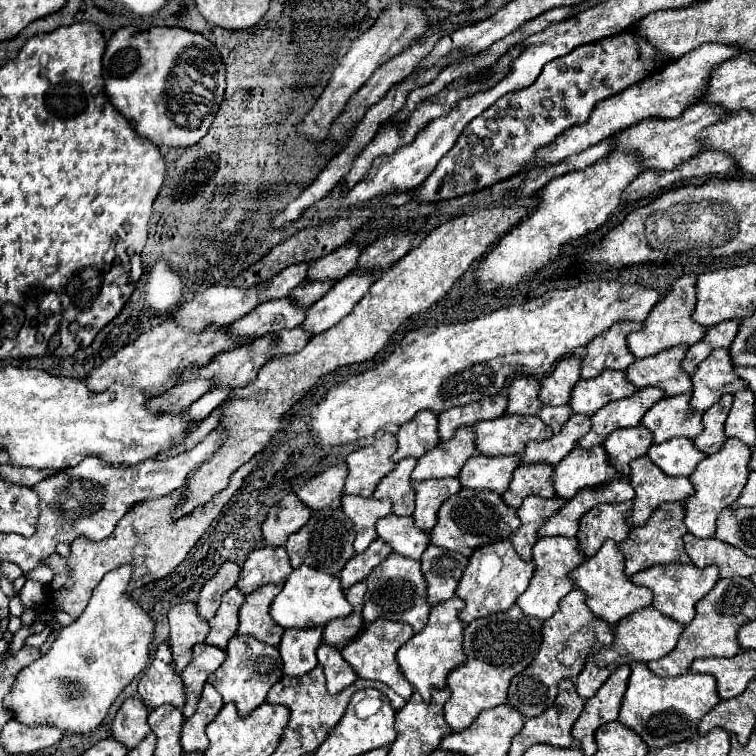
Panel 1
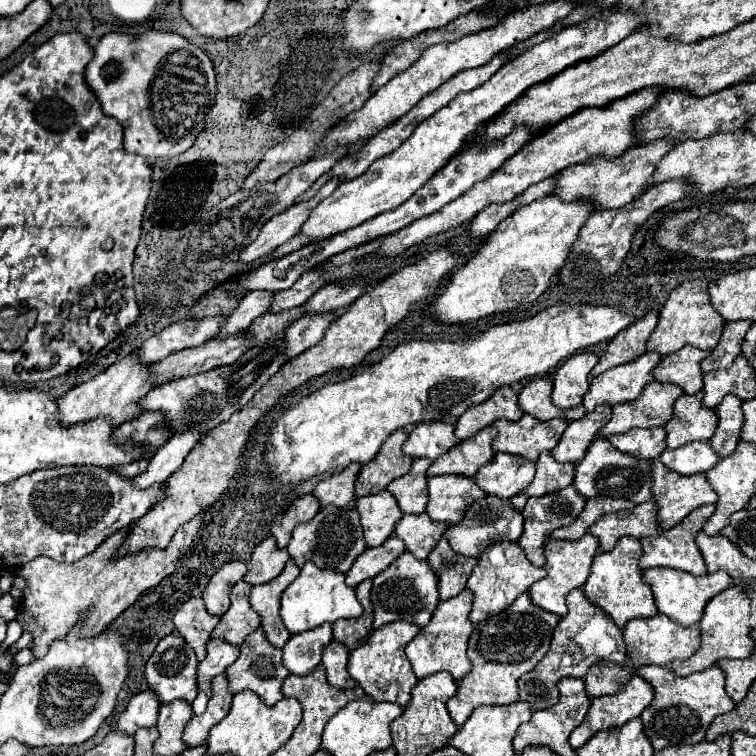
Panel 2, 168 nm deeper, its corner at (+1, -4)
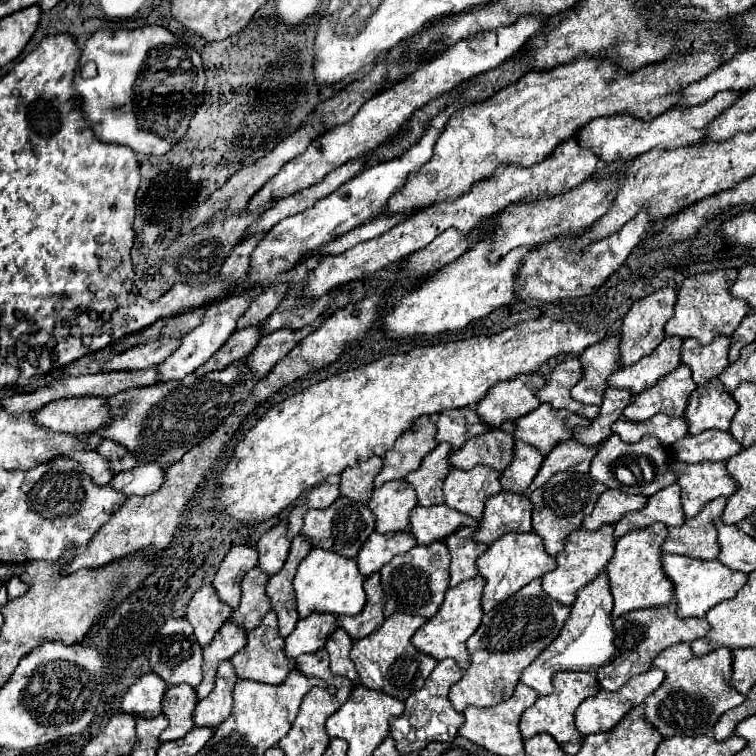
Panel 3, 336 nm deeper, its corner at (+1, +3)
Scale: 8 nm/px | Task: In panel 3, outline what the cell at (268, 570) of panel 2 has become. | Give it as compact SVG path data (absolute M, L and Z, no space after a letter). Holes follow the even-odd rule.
M281 521L279 525L271 527L257 543L259 567L269 575L275 575L285 565L285 559L289 555L291 541L287 539L285 533L287 533L287 521Z

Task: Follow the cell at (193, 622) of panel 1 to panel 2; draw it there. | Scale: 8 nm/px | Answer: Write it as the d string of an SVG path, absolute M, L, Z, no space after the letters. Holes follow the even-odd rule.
M203 598L187 600L173 616L173 624L181 638L195 650L197 660L205 658L205 644L211 638L213 628L217 626L219 618L211 616L205 610Z

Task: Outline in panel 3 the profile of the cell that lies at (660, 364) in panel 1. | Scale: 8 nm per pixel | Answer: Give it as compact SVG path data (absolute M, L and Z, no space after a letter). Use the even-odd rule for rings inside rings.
M715 337L709 345L701 345L695 339L685 339L681 347L681 363L689 365L697 385L719 377L719 373L729 365L729 345L731 337Z

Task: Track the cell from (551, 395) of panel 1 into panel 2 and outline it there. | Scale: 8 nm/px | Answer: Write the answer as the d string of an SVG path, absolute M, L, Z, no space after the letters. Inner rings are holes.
M579 352L555 370L551 400L557 408L567 410L581 404L581 396L589 388L589 372L597 360L599 356L593 352Z

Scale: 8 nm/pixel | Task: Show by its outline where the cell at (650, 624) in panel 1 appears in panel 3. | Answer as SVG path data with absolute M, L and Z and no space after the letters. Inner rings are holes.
M671 601L669 605L659 605L659 607L649 607L649 609L637 609L637 611L623 613L621 617L617 617L613 621L615 633L625 635L625 655L609 661L607 665L603 665L597 671L599 685L605 691L619 691L633 675L649 671L653 659L663 649L667 649L671 645L677 645L677 643L691 643L691 641L707 635L707 631L709 631L707 619L699 619L699 617L681 619L681 617L677 617L675 607L677 607L677 603Z

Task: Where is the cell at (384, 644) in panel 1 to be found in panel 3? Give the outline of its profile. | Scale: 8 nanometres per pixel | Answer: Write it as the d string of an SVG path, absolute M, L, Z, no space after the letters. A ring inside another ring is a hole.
M395 613L389 619L385 619L385 623L373 635L355 641L355 645L351 649L351 659L357 667L361 683L369 689L383 691L383 693L397 697L401 701L405 701L411 693L421 689L425 679L429 677L429 673L437 665L437 659L417 651L411 643L413 633L425 623L427 623L425 617Z

